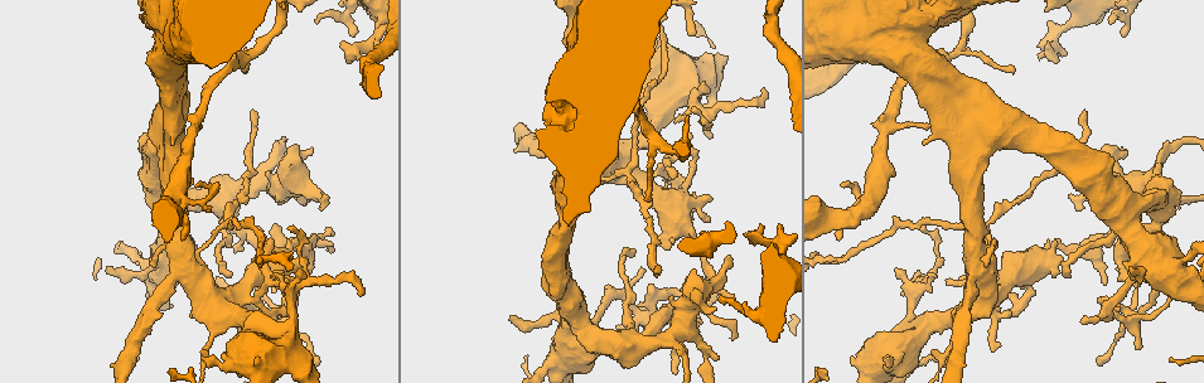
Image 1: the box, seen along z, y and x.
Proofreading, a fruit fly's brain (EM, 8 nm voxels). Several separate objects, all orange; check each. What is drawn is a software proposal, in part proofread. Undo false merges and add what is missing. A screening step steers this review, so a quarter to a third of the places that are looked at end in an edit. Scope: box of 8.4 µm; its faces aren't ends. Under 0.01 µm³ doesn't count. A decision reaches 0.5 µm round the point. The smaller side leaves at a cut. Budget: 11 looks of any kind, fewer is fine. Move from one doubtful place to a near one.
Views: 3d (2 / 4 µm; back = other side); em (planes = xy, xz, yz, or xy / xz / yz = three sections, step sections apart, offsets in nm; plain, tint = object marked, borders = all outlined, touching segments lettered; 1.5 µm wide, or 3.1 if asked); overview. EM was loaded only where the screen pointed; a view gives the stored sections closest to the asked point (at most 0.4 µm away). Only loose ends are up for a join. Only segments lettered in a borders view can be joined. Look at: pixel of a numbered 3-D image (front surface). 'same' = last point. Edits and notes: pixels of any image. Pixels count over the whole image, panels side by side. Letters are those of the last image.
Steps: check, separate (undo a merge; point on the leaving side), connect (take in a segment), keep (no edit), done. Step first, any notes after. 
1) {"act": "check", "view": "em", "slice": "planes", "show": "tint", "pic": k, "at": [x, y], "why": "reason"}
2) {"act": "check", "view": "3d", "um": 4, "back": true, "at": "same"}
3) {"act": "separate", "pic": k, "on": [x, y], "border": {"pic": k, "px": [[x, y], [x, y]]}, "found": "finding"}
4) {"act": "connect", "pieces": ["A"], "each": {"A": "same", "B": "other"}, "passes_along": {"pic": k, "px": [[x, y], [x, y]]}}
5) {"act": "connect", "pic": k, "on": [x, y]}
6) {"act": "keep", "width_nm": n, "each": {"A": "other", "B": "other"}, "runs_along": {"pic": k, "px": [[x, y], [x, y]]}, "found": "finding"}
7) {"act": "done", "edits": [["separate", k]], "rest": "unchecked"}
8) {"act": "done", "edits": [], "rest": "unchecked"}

{"act": "check", "view": "em", "slice": "yz", "step": 4, "show": "tint", "pic": 1, "at": [313, 148], "why": "free end"}

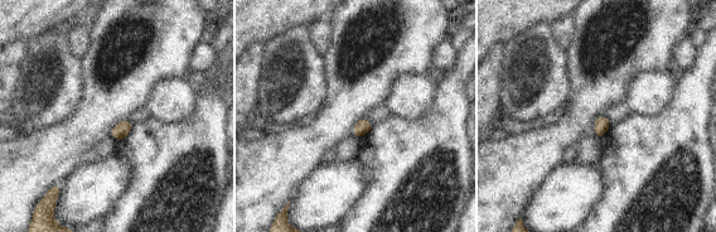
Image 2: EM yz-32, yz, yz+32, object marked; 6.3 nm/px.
{"act": "check", "view": "em", "slice": "yz", "step": 4, "show": "borders", "at": "same"}

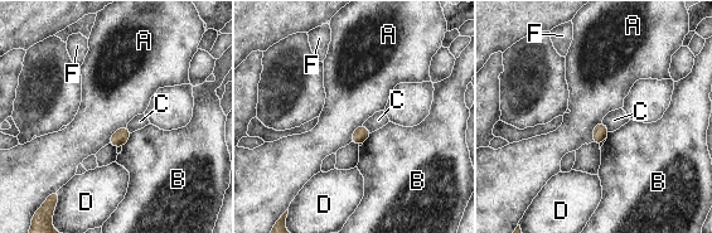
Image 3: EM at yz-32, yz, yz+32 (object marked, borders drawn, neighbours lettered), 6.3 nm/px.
{"act": "keep", "each": {"A": "other", "B": "other", "C": "other", "D": "other", "F": "other"}, "found": "none of them fits"}

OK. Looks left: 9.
{"act": "check", "view": "3d", "um": 2, "pic": 1, "at": [332, 233]}

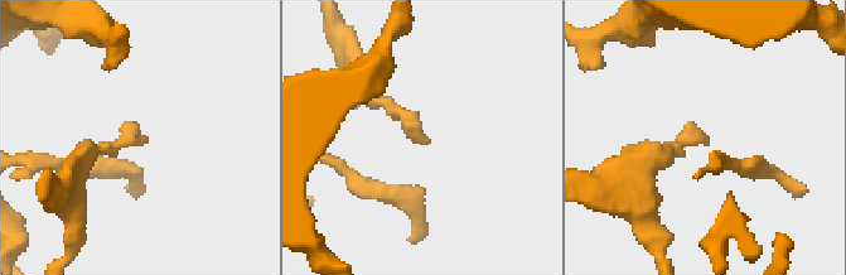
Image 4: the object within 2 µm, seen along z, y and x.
{"act": "check", "view": "em", "slice": "xy", "step": 8, "show": "tint", "pic": 4, "at": [704, 144]}

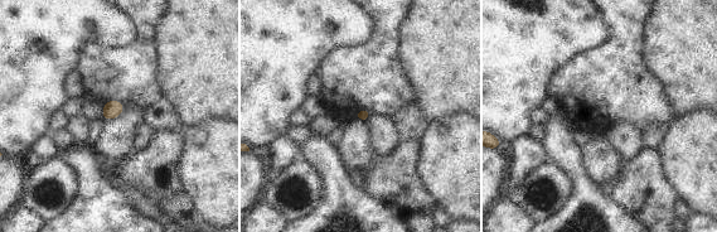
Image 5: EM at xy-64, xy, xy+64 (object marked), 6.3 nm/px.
{"act": "check", "view": "em", "slice": "xz", "step": 4, "show": "borders", "at": "same", "why": "another direction"}

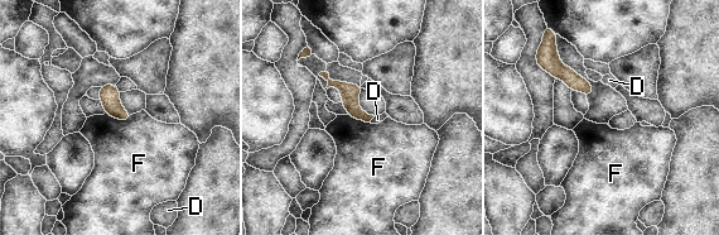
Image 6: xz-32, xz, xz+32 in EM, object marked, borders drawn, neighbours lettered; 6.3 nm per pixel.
{"act": "keep", "width_nm": 110, "each": {"D": "other", "F": "other"}, "border": {"pic": 6, "px": [[105, 111], [122, 120], [131, 118]]}, "found": "no lettered segment goes on from it"}

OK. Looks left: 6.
{"act": "check", "view": "em", "slice": "planes", "show": "borders", "pic": 1, "at": [1123, 37], "why": "free end"}

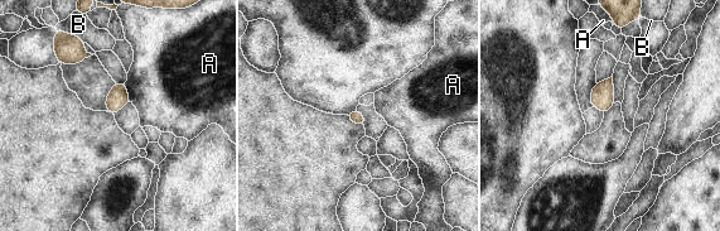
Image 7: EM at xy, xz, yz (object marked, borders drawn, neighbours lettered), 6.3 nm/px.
{"act": "keep", "each": {"A": "other", "B": "other"}, "border": {"pic": 7, "px": [[124, 83], [130, 101]]}, "found": "no lettered segment goes on from it"}

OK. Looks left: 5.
{"act": "check", "view": "em", "slice": "planes", "show": "tint", "pic": 1, "at": [633, 111], "why": "free end"}

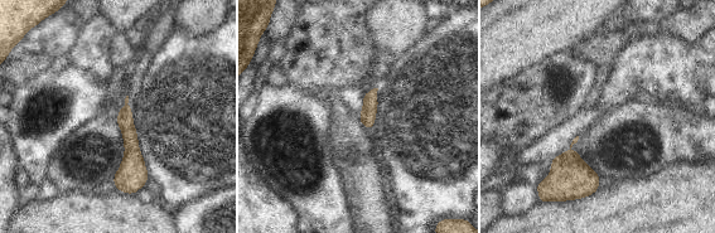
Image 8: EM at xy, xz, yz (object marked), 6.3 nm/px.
{"act": "check", "view": "em", "slice": "planes", "show": "borders", "at": "same", "why": "what lies round it"}

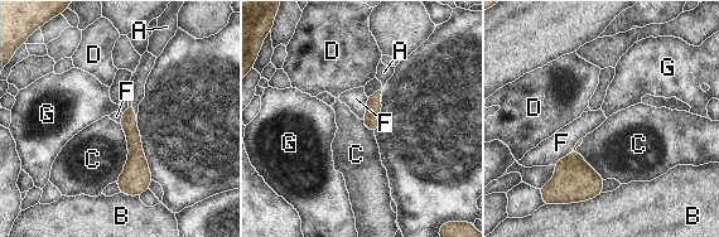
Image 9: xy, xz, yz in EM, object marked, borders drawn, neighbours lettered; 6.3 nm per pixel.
{"act": "keep", "each": {"A": "other", "B": "other", "C": "other", "D": "other", "F": "other", "G": "other"}, "border": {"pic": 9, "px": [[120, 124], [128, 160], [115, 180]]}, "found": "none of them fits"}

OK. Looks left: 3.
{"act": "done", "edits": [], "rest": "unchecked"}

